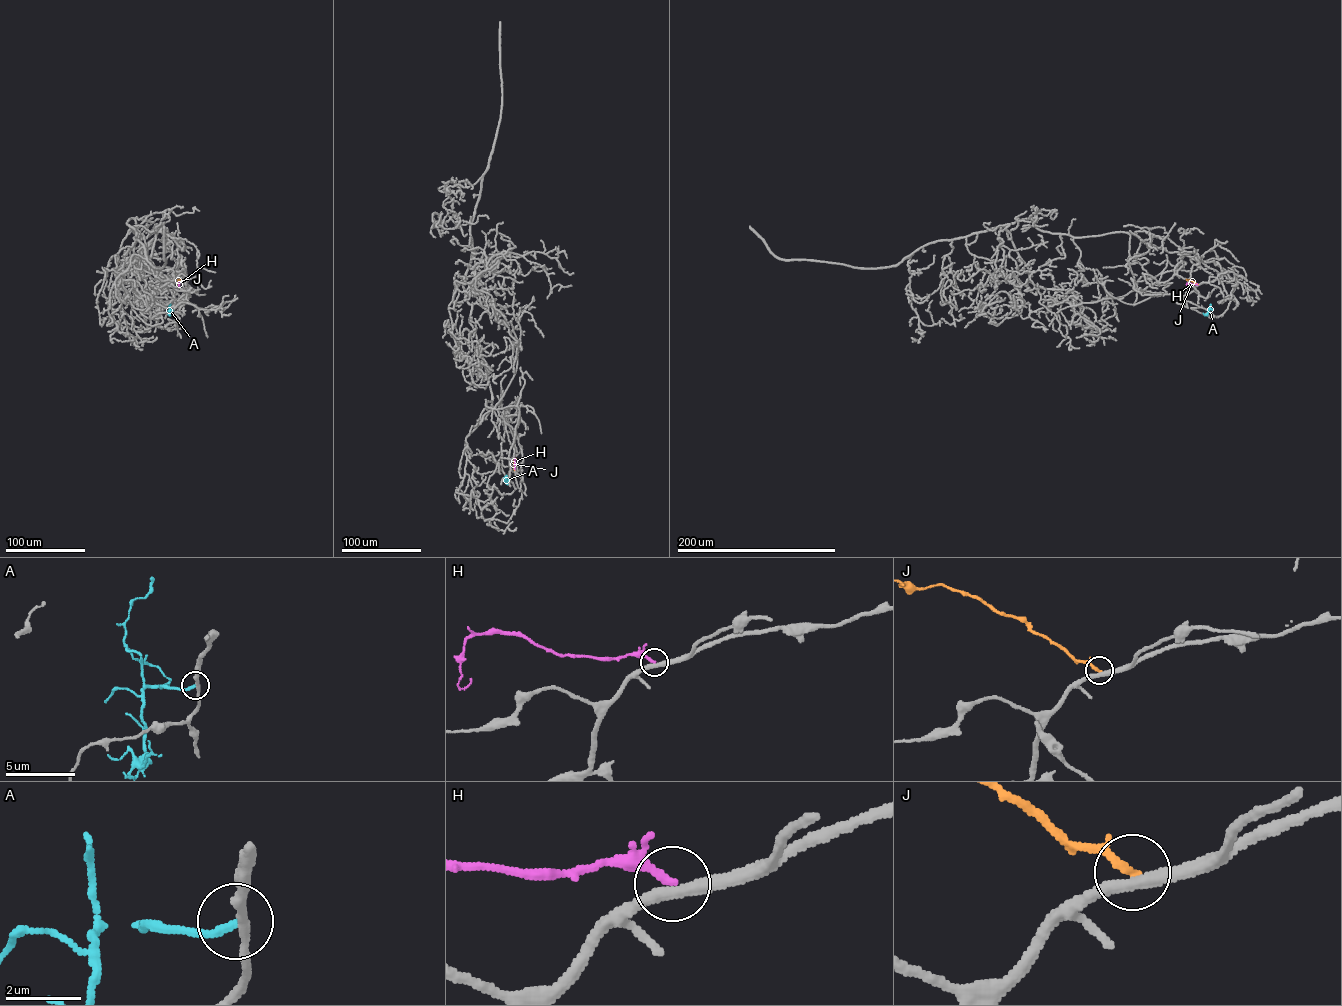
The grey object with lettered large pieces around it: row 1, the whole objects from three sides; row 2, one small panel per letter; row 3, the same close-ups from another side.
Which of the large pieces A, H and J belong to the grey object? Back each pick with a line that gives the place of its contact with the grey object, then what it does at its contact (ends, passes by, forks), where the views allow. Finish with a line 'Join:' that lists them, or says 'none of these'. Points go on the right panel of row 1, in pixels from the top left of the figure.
Join: none of these

